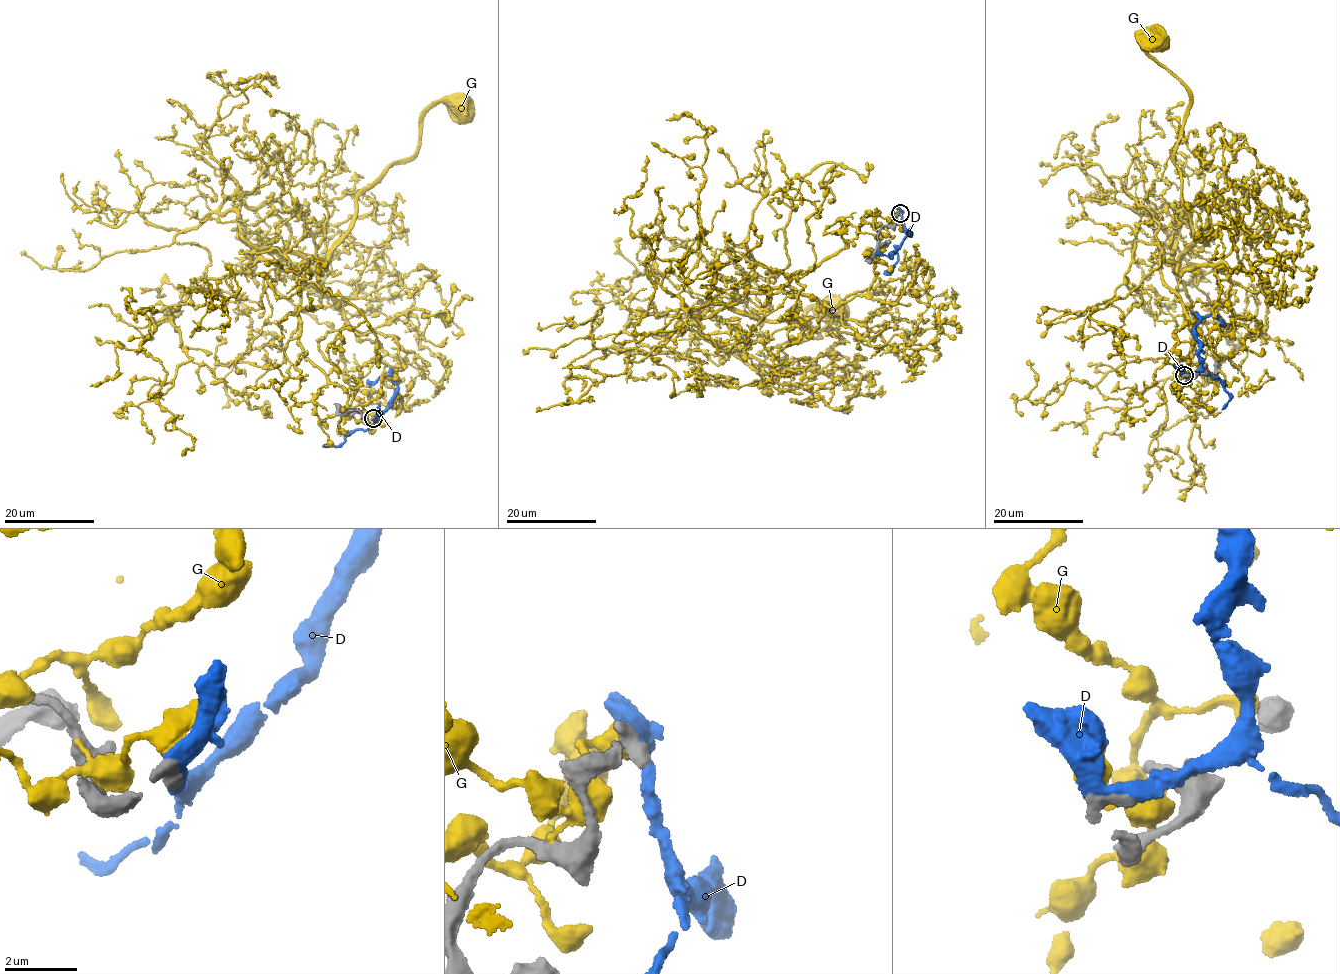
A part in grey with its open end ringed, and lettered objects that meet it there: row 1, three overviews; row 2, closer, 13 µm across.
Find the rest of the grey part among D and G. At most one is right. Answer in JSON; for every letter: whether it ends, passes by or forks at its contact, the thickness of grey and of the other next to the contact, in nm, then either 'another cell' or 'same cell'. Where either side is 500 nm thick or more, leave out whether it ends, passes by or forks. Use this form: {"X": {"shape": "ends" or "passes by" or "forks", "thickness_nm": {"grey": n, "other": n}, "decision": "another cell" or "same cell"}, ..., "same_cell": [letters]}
{"D": {"thickness_nm": {"grey": 500, "other": 360}, "decision": "same cell"}, "G": {"shape": "passes by", "thickness_nm": {"grey": 480, "other": 460}, "decision": "another cell"}, "same_cell": ["D"]}

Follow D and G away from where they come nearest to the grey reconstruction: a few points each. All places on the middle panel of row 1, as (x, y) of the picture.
D: (900, 213), (906, 232), (911, 233), (897, 250), (896, 264), (890, 271), (884, 272)
G: (898, 213), (729, 304), (776, 322), (796, 306), (815, 338), (806, 312), (832, 309)

